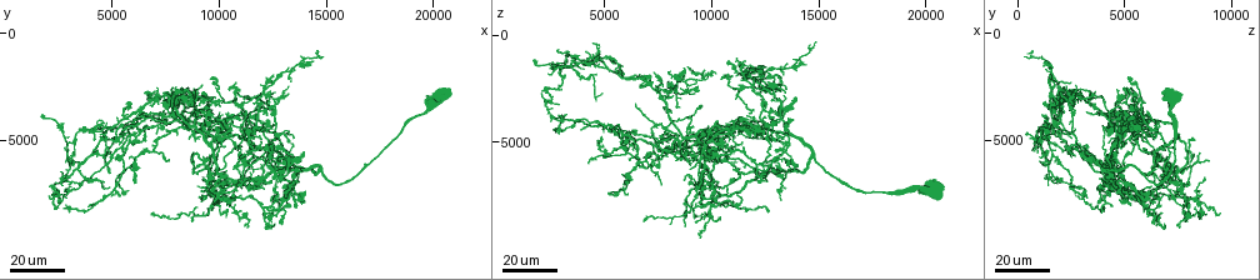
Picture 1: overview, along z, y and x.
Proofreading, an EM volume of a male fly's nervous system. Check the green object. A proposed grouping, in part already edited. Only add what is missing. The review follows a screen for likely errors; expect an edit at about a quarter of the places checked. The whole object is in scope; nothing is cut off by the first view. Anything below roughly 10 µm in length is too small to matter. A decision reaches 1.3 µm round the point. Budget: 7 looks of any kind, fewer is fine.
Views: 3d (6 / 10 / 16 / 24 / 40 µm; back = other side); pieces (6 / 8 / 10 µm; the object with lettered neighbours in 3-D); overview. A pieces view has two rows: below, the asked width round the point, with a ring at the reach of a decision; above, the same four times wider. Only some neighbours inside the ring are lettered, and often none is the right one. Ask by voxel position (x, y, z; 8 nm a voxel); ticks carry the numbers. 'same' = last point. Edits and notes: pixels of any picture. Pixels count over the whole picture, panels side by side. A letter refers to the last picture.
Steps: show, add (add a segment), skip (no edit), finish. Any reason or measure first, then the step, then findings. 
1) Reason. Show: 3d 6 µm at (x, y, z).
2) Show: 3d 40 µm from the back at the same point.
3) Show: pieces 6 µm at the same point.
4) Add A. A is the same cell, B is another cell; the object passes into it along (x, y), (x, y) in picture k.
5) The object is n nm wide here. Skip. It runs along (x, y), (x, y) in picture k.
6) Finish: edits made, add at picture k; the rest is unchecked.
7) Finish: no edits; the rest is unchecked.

Show: 3d 40 µm at (10800, 4200, 5200).

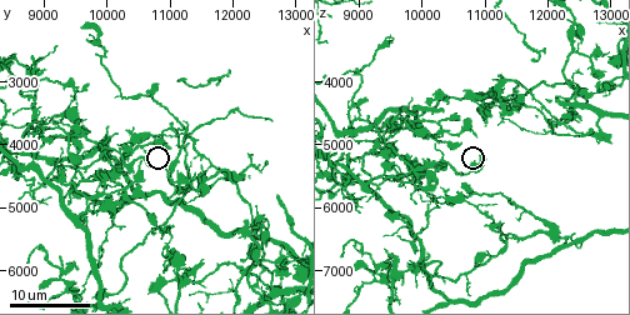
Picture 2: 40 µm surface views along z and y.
Show: pieces 10 µm at (10950, 4050, 5200).

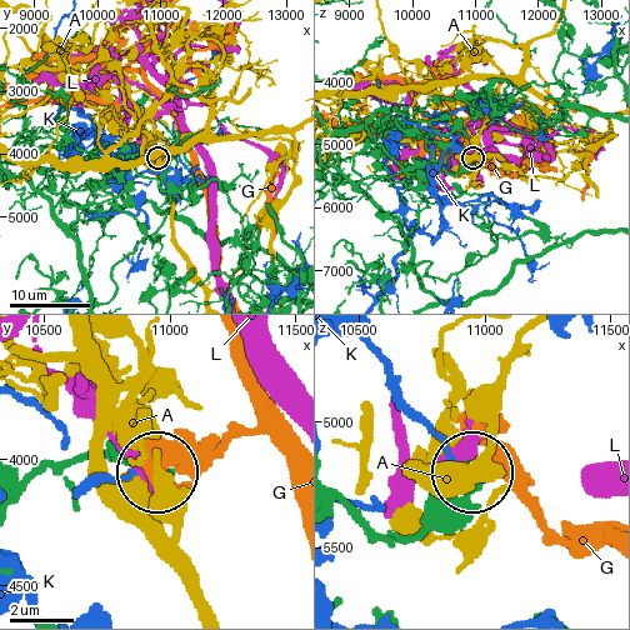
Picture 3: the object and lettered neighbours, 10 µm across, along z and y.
Skip. A, G, K and L are other cells; no lettered segment goes on from it.

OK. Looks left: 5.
Thick end. Show: 3d 16 µm at (9100, 3900, 4300).

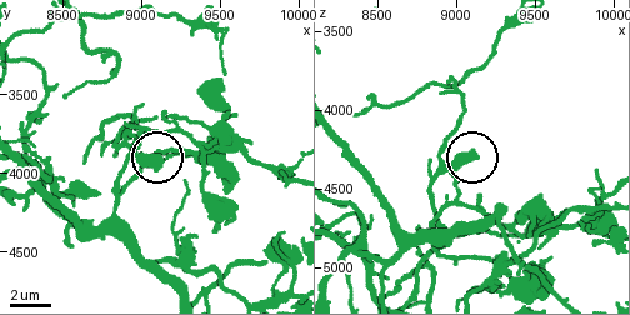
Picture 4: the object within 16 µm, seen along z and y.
What lies round it. Show: pieces 10 µm at (9100, 3940, 4280).

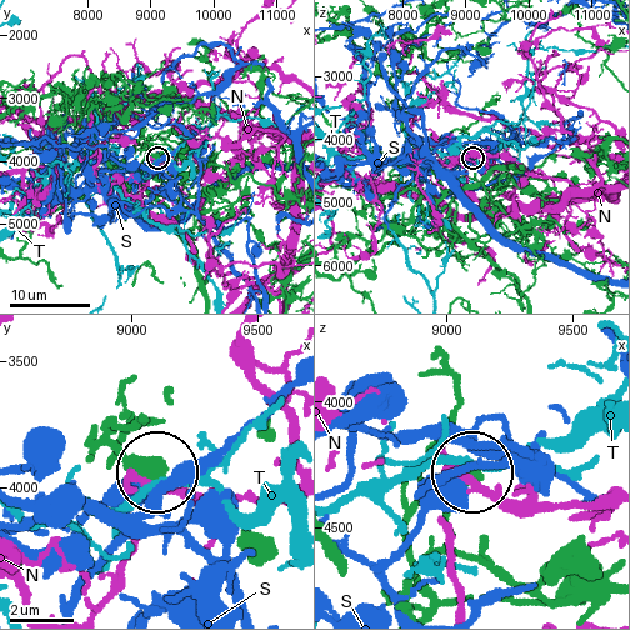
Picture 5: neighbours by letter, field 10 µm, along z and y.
Skip. N, S and T are other cells; none of them fits.

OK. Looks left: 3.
Show: 3d 24 µm at (6000, 7000, 7000).

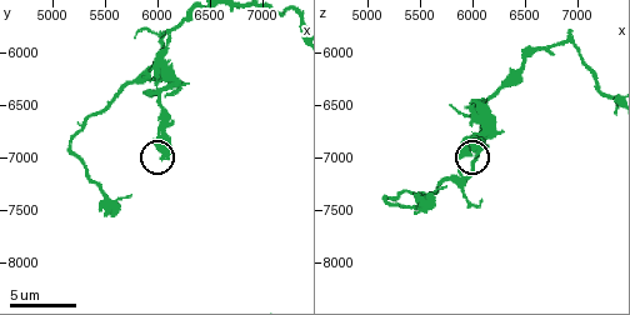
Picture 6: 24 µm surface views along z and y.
Show: pieces 10 µm at (6040, 7000, 6960).

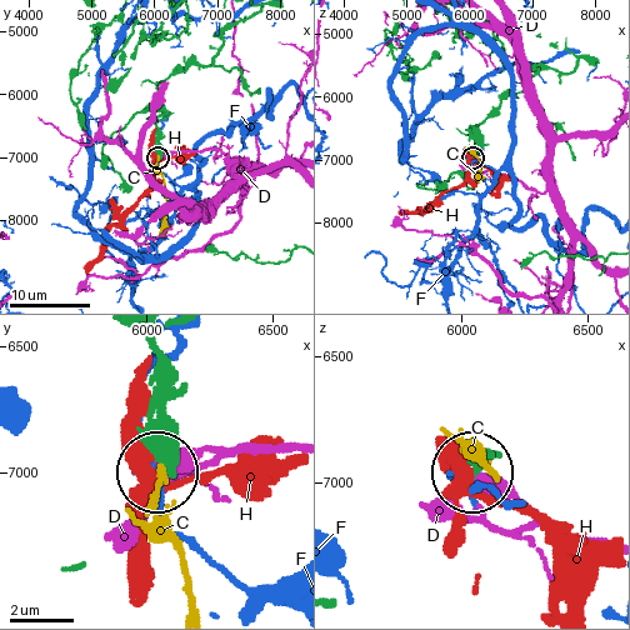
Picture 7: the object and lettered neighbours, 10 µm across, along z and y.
Skip. C, D, F and H are other cells; no lettered segment goes on from it.

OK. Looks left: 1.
Finish: no edits; the rest is unchecked.

